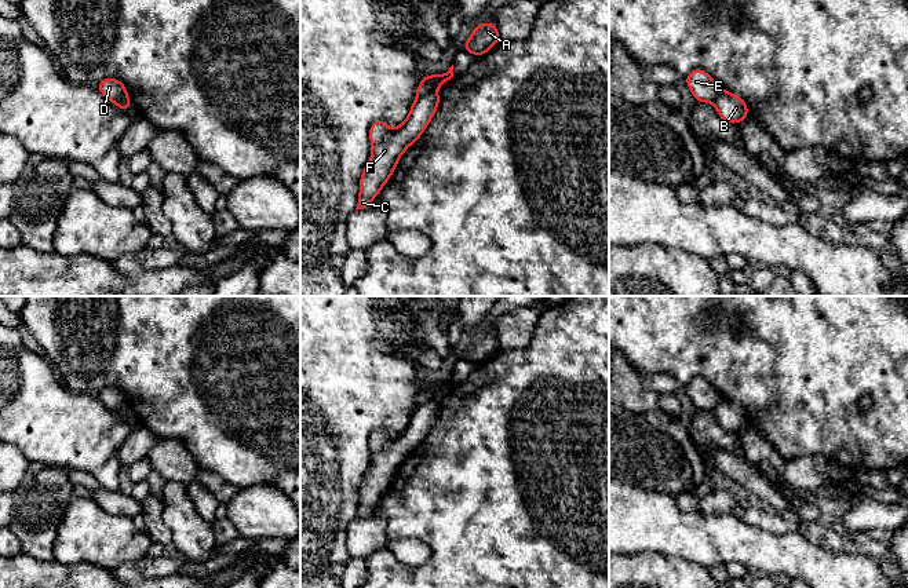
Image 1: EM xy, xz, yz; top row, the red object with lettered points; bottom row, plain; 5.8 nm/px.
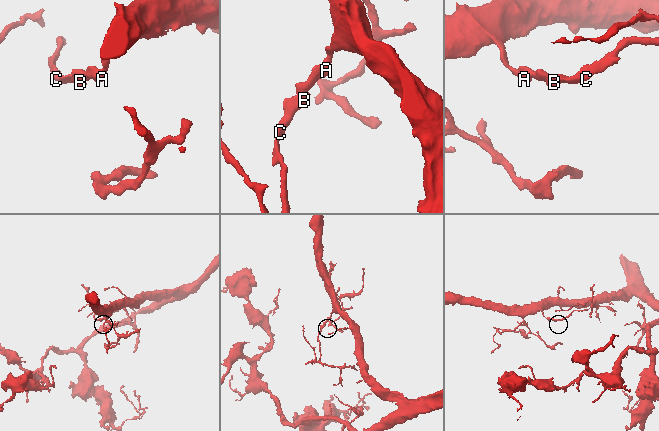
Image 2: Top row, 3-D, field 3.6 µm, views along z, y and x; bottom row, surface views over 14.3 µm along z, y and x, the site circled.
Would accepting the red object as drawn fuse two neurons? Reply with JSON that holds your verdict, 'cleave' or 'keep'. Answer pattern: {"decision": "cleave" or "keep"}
{"decision": "cleave"}

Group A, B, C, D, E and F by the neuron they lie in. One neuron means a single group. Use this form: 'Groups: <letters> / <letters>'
Groups: A D E / B C F

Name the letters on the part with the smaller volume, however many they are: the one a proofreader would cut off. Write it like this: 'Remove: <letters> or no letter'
Remove: B, C, F

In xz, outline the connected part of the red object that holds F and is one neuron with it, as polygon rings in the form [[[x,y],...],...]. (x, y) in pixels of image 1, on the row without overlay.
[[[431,401],[416,406],[408,427],[395,438],[383,428],[369,437],[372,465],[360,486],[360,505],[355,518],[367,516],[390,487],[402,461],[417,449],[433,427],[440,412],[440,402]]]

